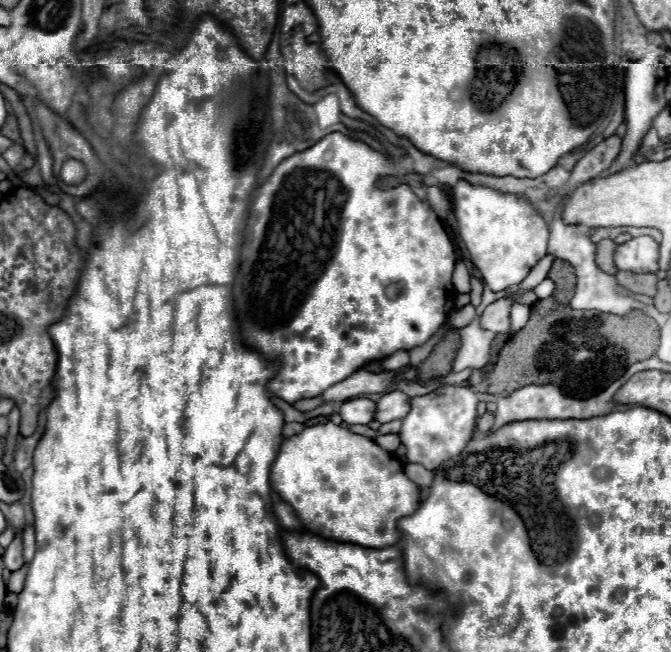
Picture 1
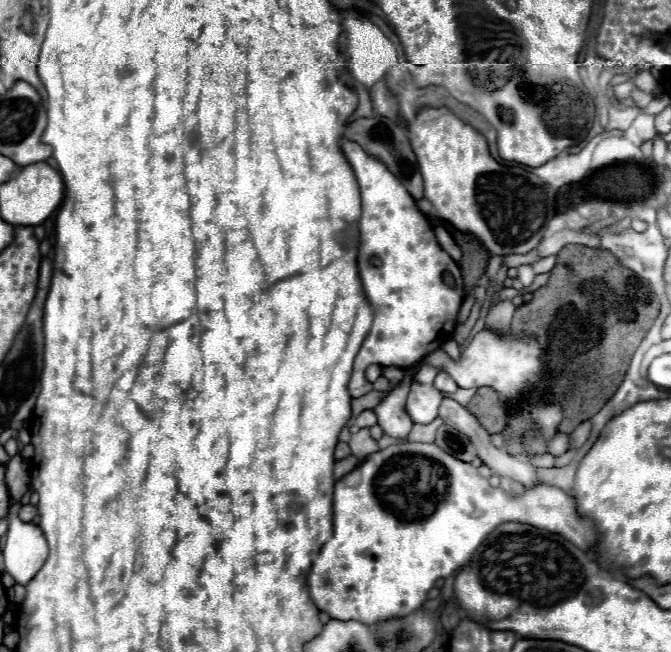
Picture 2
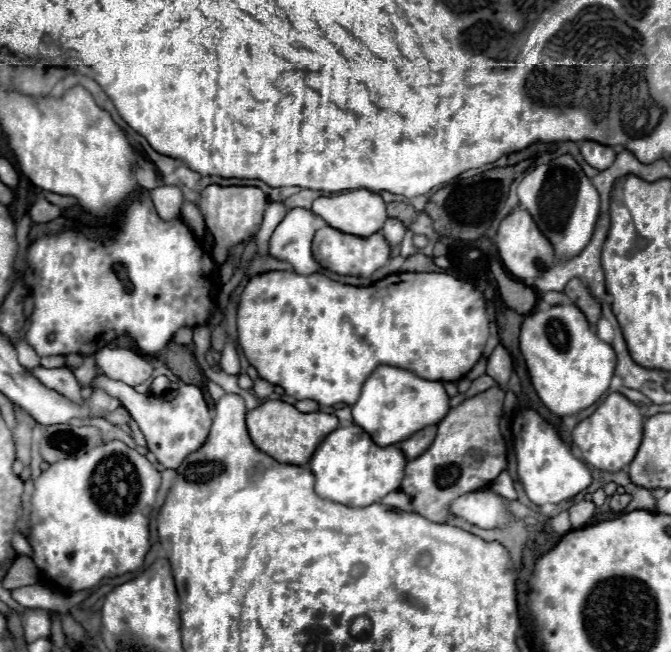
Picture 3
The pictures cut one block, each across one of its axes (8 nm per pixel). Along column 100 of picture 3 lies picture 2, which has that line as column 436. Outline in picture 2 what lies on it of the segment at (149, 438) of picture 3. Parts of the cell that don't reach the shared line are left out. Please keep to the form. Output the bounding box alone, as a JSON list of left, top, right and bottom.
[434,372,458,394]

